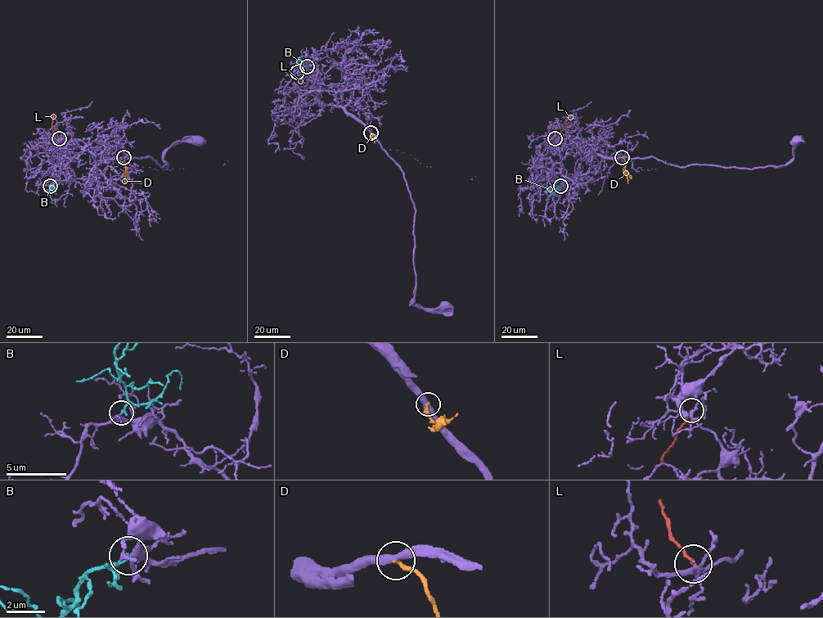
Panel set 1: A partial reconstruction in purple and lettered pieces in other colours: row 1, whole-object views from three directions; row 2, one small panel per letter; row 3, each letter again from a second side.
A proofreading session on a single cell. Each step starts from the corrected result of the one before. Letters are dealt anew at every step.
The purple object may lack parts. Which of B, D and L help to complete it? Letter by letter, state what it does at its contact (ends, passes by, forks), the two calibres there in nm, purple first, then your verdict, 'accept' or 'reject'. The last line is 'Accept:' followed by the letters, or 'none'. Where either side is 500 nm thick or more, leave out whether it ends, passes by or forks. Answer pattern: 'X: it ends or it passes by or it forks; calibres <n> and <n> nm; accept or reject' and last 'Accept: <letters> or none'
B: it ends; calibres 300 and 240 nm; accept
D: it ends; calibres 460 and 220 nm; reject
L: it ends; calibres 200 and 120 nm; reject
Accept: B

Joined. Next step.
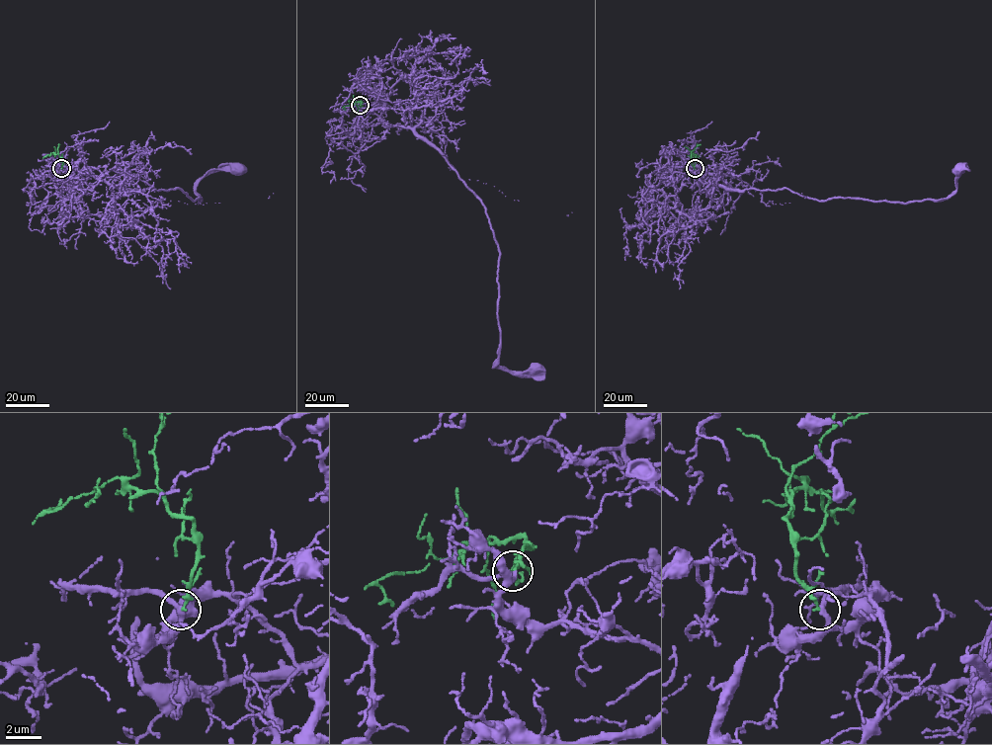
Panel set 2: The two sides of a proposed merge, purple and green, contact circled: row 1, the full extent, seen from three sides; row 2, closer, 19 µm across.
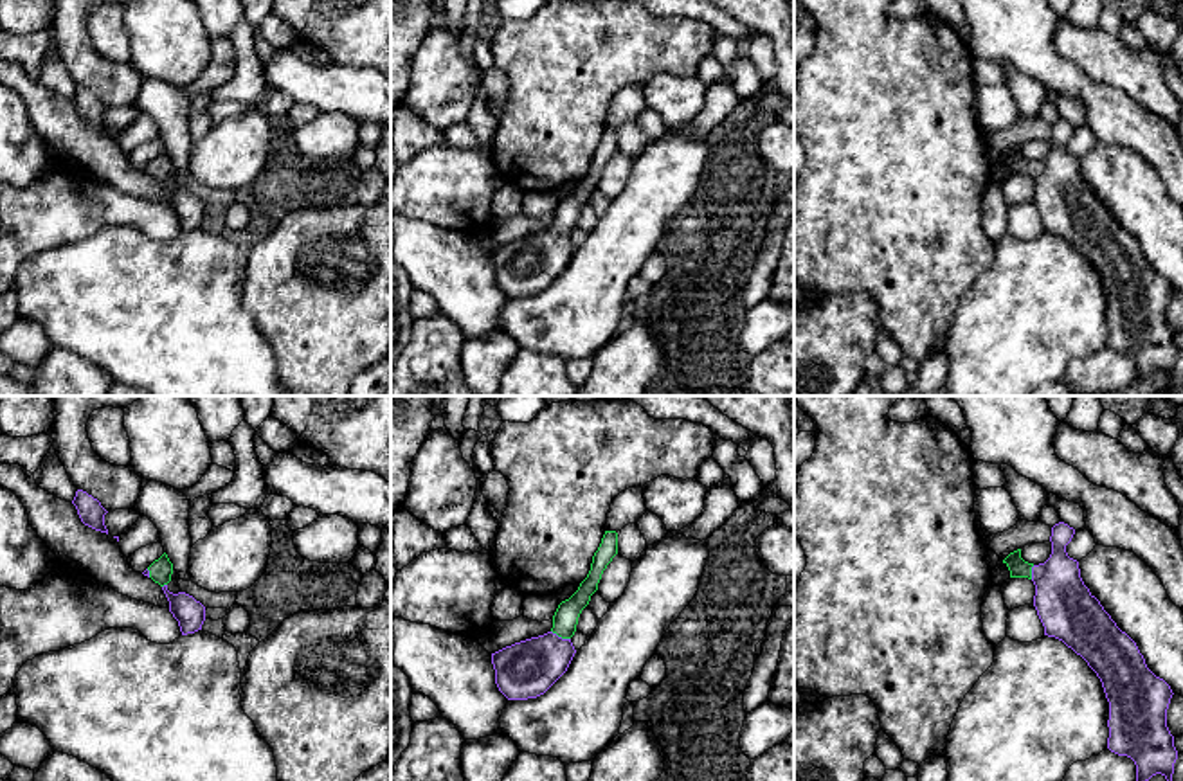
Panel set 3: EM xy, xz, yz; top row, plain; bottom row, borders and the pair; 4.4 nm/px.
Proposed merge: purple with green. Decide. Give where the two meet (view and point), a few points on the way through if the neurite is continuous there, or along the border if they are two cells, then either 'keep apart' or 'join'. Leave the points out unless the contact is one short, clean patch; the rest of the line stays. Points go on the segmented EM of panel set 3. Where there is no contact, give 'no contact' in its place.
meets purple in xz at (560, 637); runs through xz (524, 670), (560, 637), (566, 618); join

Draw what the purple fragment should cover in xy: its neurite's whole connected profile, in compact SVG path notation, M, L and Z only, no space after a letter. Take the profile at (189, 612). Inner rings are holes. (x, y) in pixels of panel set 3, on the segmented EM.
M166 552L155 560L142 574L162 587L169 601L169 612L178 621L182 635L202 630L205 621L205 606L185 592L173 594L167 590L167 583L171 581L173 574L173 563Z

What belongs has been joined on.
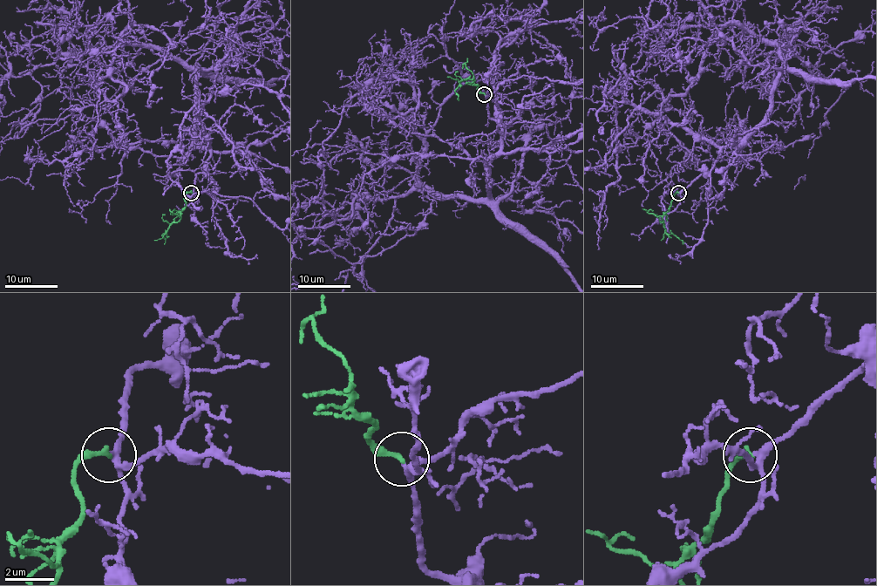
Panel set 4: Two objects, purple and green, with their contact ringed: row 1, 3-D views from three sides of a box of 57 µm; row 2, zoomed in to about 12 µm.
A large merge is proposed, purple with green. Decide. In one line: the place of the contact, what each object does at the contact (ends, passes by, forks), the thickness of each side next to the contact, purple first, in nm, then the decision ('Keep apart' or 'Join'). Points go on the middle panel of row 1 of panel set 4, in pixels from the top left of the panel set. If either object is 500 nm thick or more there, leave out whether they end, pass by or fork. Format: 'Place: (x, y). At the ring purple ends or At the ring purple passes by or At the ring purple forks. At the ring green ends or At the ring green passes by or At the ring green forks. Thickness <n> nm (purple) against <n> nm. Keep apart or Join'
Place: (484, 94). At the ring purple forks. At the ring green ends. Thickness 200 nm (purple) against 240 nm. Join

